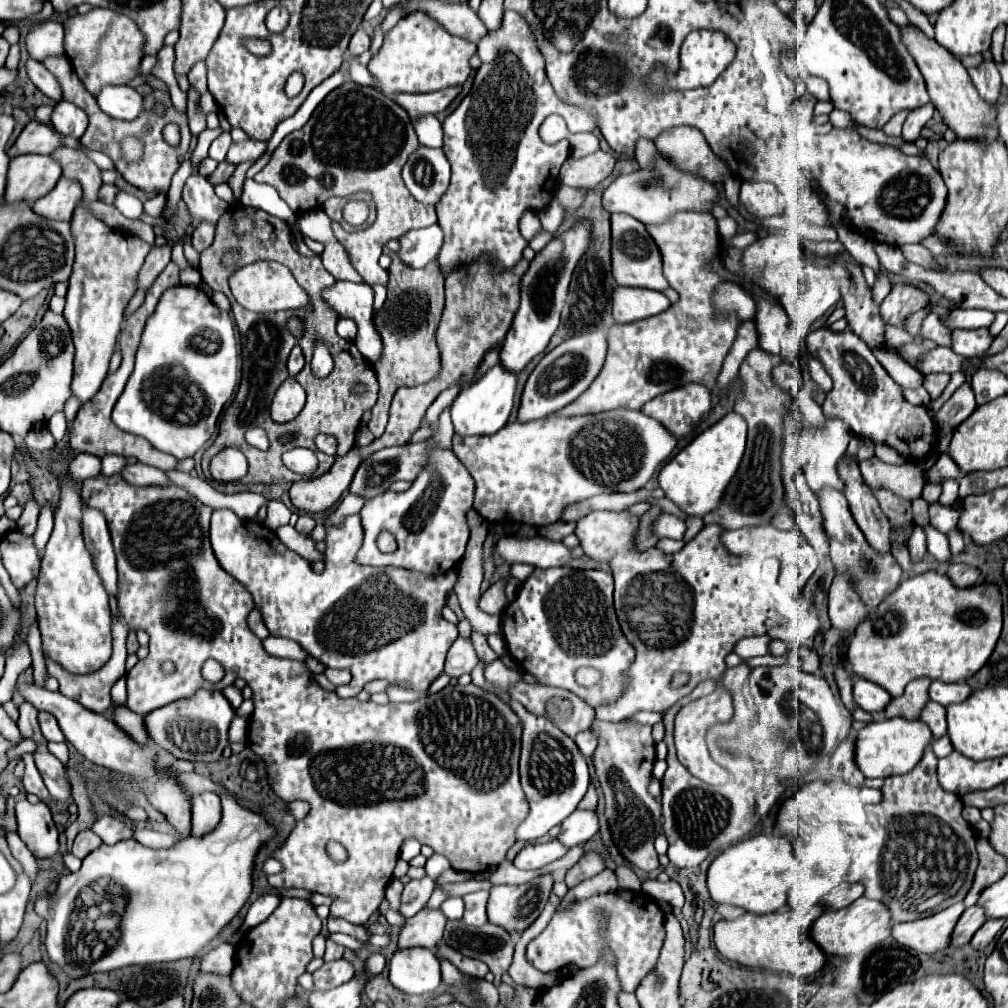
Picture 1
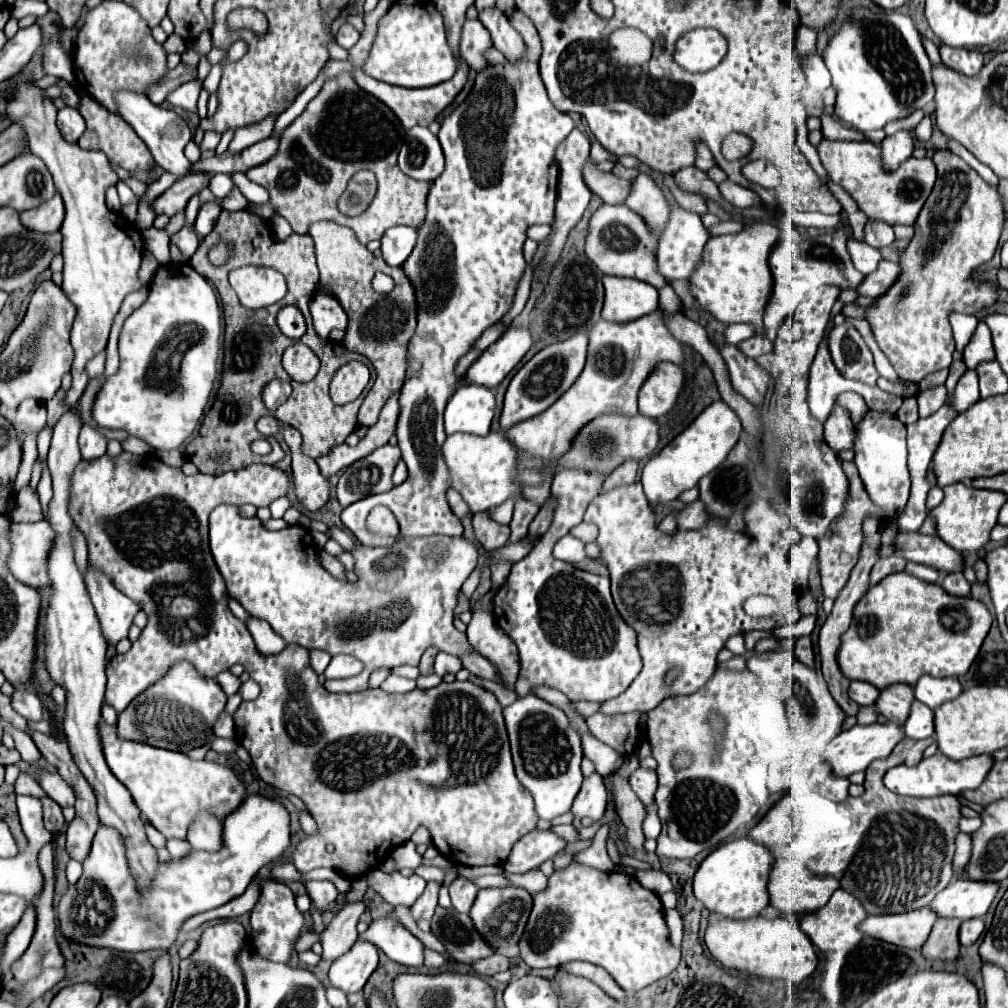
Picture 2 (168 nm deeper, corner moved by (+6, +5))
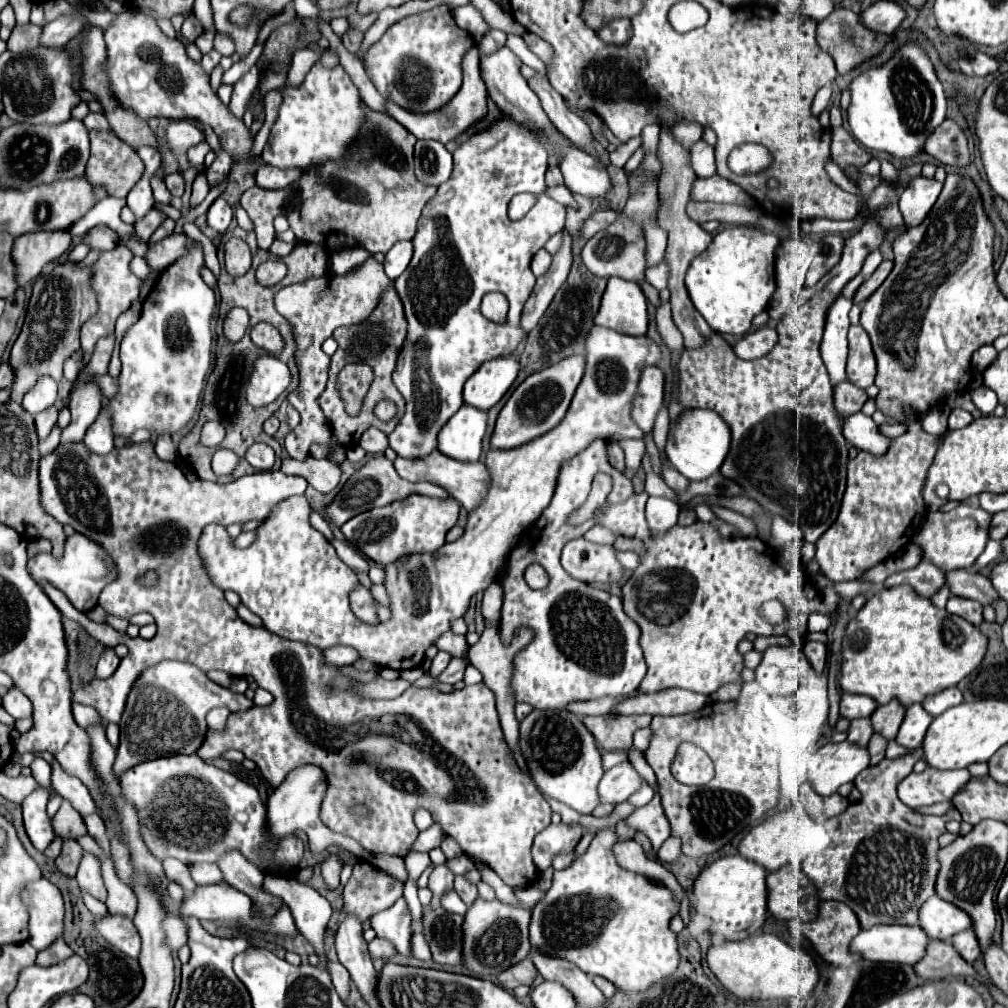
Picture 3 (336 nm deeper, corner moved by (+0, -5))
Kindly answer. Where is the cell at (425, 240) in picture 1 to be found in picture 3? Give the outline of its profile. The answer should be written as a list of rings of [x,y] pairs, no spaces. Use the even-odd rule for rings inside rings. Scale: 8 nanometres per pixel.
[[[397,241],[385,255],[385,273],[391,281],[395,281],[409,265],[413,255],[413,243],[411,241]]]

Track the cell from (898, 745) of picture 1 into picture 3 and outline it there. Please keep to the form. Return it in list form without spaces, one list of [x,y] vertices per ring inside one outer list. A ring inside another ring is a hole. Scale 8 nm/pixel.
[[[849,741],[827,743],[819,747],[809,761],[809,781],[819,795],[827,797],[837,793],[841,785],[853,783],[869,763],[871,755],[867,747],[859,747]]]

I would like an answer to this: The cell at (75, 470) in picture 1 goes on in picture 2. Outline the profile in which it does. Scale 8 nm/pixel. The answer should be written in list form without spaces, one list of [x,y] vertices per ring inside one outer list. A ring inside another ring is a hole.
[[[85,425],[79,433],[79,447],[81,447],[81,457],[85,461],[93,461],[101,457],[107,449],[107,439],[101,431],[97,431],[91,425]]]

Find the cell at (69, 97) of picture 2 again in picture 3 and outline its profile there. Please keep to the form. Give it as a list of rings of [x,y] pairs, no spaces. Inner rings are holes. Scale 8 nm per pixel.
[[[89,113],[83,119],[83,125],[87,129],[111,129],[109,123],[107,123],[107,119],[105,119],[105,115],[101,115],[101,113]]]

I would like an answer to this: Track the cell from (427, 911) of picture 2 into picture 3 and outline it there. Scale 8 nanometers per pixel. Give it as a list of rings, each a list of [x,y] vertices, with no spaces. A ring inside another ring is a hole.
[[[437,865],[433,869],[433,873],[429,877],[429,889],[433,891],[433,899],[431,899],[431,905],[427,909],[441,907],[441,895],[445,895],[453,889],[453,879],[455,879],[455,875],[445,865]]]

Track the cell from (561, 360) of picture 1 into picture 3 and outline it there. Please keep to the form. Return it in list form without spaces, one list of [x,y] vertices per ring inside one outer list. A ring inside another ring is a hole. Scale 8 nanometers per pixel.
[[[571,355],[539,373],[529,375],[509,397],[505,407],[501,409],[495,431],[491,437],[493,449],[513,449],[523,443],[529,443],[531,439],[551,431],[567,413],[569,403],[573,399],[573,393],[577,385],[581,383],[585,373],[585,357],[583,355]]]

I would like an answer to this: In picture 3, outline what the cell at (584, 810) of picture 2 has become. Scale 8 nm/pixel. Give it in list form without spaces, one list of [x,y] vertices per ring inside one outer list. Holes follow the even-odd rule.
[[[629,761],[605,771],[599,783],[599,803],[621,803],[627,801],[631,793],[635,793],[641,785],[643,777],[633,769]]]

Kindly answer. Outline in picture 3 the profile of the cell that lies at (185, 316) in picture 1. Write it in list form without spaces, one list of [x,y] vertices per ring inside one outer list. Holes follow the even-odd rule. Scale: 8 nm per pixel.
[[[195,241],[195,247],[191,249],[189,255],[177,259],[159,275],[157,283],[153,285],[149,297],[143,303],[139,321],[127,329],[121,341],[123,369],[119,375],[119,391],[113,399],[107,399],[107,403],[103,405],[103,409],[111,419],[115,437],[131,439],[131,435],[139,429],[147,429],[157,437],[161,437],[165,433],[175,435],[191,427],[203,395],[203,387],[207,383],[207,375],[211,373],[213,367],[211,347],[215,341],[213,315],[217,299],[213,289],[201,279],[199,275],[201,267],[203,267],[203,251],[201,245]]]

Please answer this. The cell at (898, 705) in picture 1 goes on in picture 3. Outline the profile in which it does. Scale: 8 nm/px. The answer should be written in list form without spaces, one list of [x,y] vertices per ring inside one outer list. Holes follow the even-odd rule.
[[[893,699],[887,705],[881,705],[875,709],[875,713],[871,715],[873,721],[873,729],[877,733],[881,733],[885,739],[895,739],[895,735],[899,733],[899,727],[903,723],[903,715],[905,715],[907,707],[903,707],[897,699]]]

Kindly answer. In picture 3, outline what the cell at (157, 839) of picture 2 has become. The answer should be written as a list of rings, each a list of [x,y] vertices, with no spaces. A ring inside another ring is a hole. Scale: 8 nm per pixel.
[[[165,859],[165,861],[163,861],[163,867],[165,867],[167,879],[173,879],[173,881],[181,883],[181,887],[183,887],[185,891],[195,889],[195,883],[193,883],[193,879],[191,879],[189,869],[187,869],[185,863],[181,863],[179,859]]]

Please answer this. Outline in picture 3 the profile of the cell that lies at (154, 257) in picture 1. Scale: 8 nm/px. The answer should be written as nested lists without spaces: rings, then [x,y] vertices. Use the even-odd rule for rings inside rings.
[[[205,173],[203,175],[197,175],[195,181],[193,181],[193,195],[191,195],[189,207],[195,209],[197,205],[201,205],[201,201],[207,197],[207,193],[209,193],[209,183],[207,183]]]

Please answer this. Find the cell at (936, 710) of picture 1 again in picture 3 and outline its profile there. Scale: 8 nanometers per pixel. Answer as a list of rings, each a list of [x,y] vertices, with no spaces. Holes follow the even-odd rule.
[[[913,703],[911,707],[907,707],[907,715],[905,721],[897,733],[897,743],[901,743],[907,749],[917,749],[923,745],[923,735],[927,733],[927,727],[931,725],[933,717],[927,715],[927,711],[923,709],[921,703]]]

